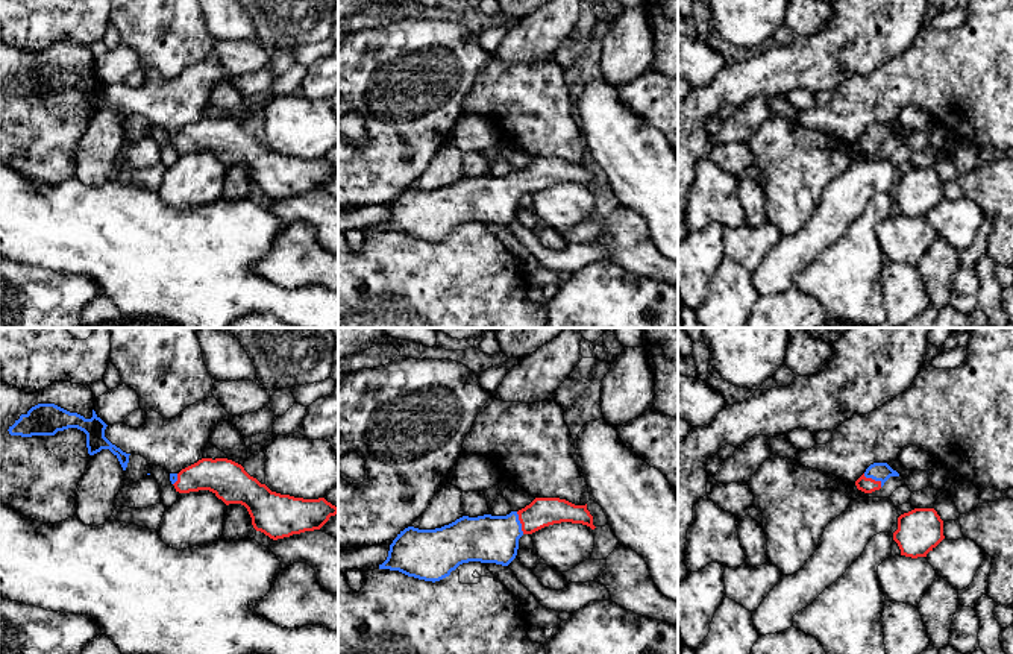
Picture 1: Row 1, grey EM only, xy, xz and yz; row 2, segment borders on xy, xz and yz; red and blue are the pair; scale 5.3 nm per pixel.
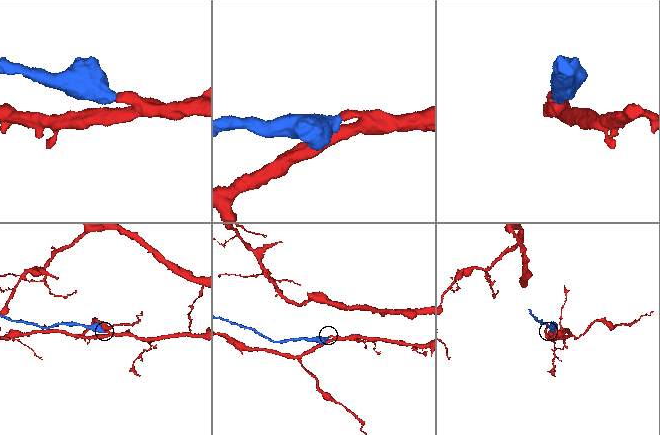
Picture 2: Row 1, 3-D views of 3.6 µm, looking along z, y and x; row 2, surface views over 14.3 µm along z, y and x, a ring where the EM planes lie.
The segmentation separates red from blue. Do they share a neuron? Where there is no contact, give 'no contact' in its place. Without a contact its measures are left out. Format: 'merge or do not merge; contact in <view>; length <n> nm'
merge; contact in yz; length 120 nm

